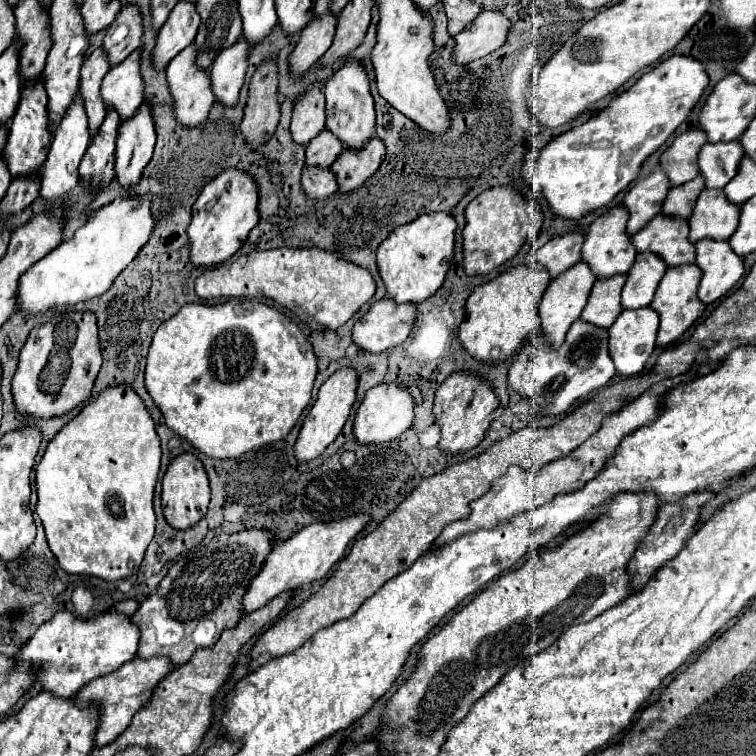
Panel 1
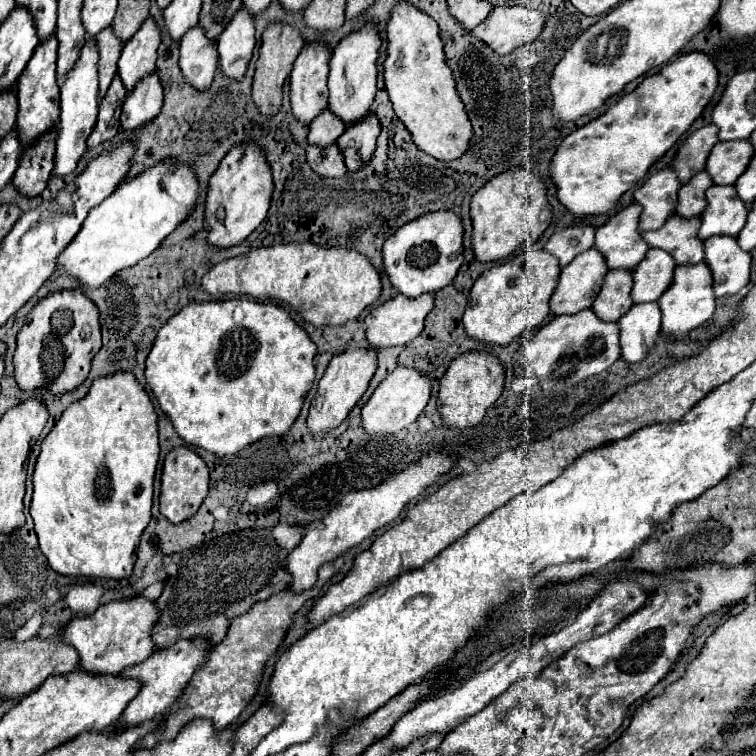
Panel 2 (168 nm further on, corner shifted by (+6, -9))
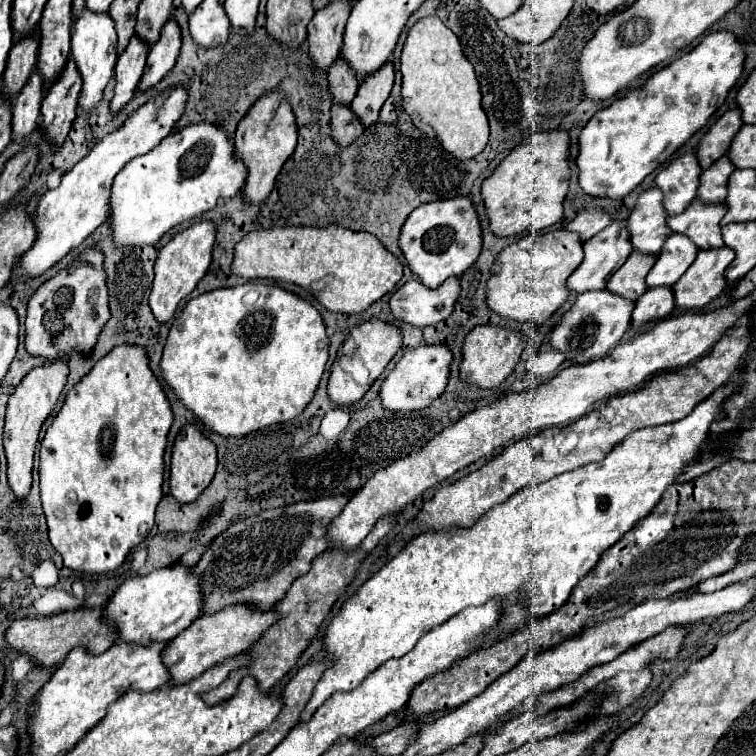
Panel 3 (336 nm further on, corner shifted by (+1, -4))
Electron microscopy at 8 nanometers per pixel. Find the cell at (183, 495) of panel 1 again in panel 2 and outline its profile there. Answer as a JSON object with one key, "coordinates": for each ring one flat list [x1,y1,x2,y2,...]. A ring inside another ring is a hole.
{"coordinates":[[174,448,168,452,162,468,162,492,160,492,160,512,172,522,180,524,196,514,208,492,208,466,190,448]]}

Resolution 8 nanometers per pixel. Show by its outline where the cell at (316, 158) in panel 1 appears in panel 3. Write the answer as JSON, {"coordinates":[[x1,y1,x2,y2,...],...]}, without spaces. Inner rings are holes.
{"coordinates":[[337,59,327,73,327,79,329,79,329,91,331,91,333,105,353,101,357,87,359,87,359,81,353,77,353,73,345,61]]}

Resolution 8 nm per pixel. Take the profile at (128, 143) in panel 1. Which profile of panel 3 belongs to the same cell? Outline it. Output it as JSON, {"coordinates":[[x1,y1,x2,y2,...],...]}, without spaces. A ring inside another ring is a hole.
{"coordinates":[[169,19,167,25,163,27,161,39,157,41,157,45,151,47,151,51,147,55,147,67,145,67,145,73,143,73,137,89,147,91,147,89,155,87,173,69,179,49,181,49,179,25,173,19]]}

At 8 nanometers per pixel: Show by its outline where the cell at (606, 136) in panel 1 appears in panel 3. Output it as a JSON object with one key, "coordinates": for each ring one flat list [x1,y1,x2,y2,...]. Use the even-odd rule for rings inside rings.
{"coordinates":[[709,33,693,51,651,75,643,87,597,111,579,135,579,155,575,163,579,169,579,185,583,193,591,197,607,197,613,201,621,201,623,197,627,197,653,169,657,169,669,155,673,155,721,107,729,89,741,77,743,59,743,47,731,33]]}

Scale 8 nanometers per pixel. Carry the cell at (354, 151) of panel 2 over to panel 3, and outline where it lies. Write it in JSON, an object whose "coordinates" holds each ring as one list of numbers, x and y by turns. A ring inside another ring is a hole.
{"coordinates":[[387,63,385,67,381,67,381,71,373,73,359,85,359,91,357,91,351,107,353,107,355,115,361,115,361,123,365,123,365,129,369,129,373,123,377,123,379,111,391,93,393,77,395,77,393,65]]}

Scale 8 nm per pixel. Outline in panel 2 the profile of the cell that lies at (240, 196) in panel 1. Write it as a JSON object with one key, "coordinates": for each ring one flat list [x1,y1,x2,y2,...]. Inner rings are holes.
{"coordinates":[[240,142,222,158,218,170,210,178,210,190,206,198,208,244,216,248,238,246,266,218,274,182,272,168,264,156,264,150,256,142]]}

